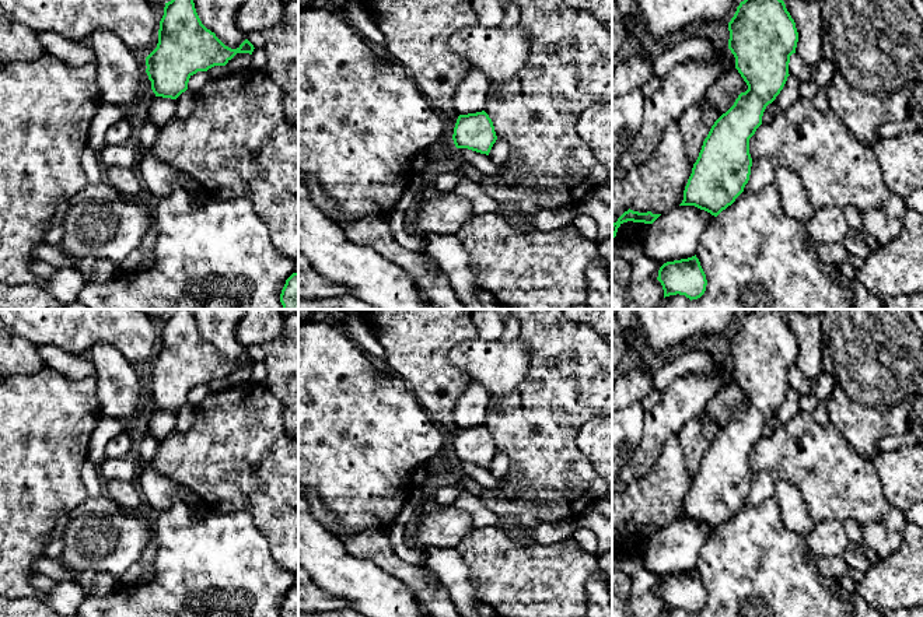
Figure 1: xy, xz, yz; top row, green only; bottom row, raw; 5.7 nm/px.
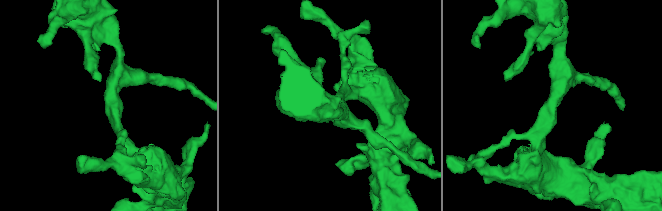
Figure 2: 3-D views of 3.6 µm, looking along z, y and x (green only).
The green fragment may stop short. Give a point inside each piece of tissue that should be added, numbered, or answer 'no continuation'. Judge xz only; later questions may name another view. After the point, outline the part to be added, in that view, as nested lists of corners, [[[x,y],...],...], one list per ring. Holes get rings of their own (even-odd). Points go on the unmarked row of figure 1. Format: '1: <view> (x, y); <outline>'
no continuation

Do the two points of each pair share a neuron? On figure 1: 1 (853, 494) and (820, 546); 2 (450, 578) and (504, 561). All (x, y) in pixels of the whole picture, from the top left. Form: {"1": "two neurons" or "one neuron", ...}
{"1": "two neurons", "2": "two neurons"}

